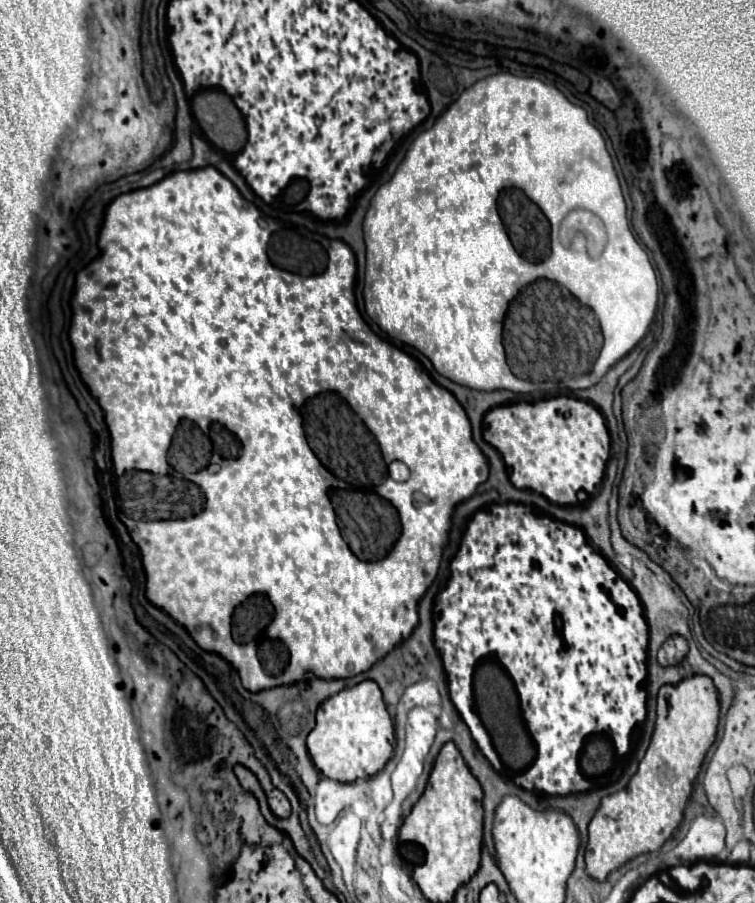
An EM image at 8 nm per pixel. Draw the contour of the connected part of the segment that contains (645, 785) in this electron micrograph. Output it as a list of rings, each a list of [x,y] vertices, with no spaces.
[[[693,675],[693,677],[681,679],[675,685],[663,685],[659,689],[655,731],[653,731],[649,749],[643,757],[643,761],[639,763],[637,773],[631,777],[629,785],[619,793],[619,795],[623,795],[623,797],[619,797],[623,801],[615,801],[613,813],[611,813],[611,803],[607,805],[607,797],[603,797],[599,809],[595,811],[595,815],[589,823],[589,845],[585,849],[585,869],[593,879],[603,881],[611,871],[621,867],[625,861],[629,861],[641,853],[657,851],[673,835],[673,831],[679,827],[679,823],[683,819],[683,809],[691,795],[693,779],[697,777],[699,767],[705,759],[705,753],[715,739],[717,723],[719,723],[719,699],[717,699],[715,685],[709,677]]]

